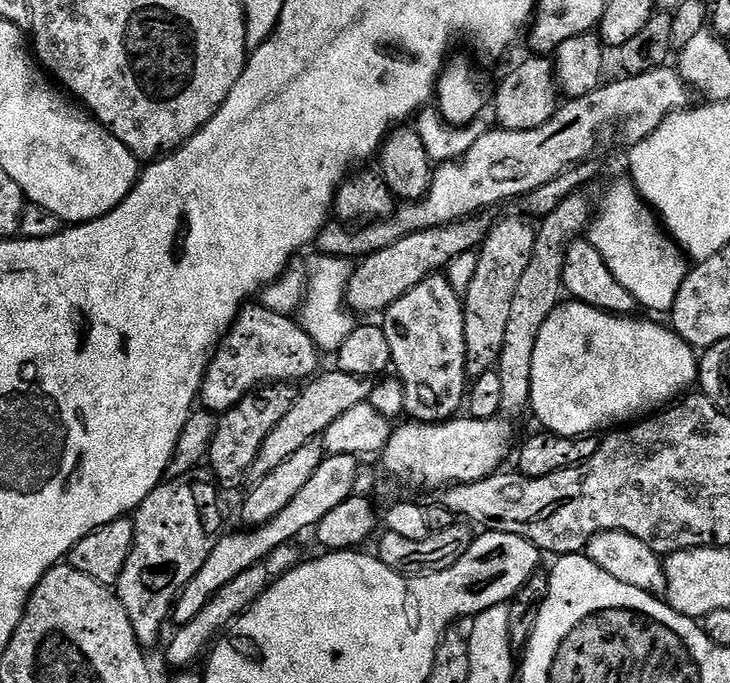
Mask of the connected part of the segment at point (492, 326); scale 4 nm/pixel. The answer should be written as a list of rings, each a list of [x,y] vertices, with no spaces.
[[[504,216],[488,229],[483,244],[475,253],[476,269],[468,282],[468,290],[464,290],[464,325],[466,326],[466,362],[468,375],[475,378],[493,371],[502,354],[502,341],[506,338],[506,325],[510,318],[510,302],[514,302],[514,294],[518,290],[518,282],[522,279],[522,270],[530,266],[530,254],[534,254],[536,228],[531,219],[523,220],[520,216]]]

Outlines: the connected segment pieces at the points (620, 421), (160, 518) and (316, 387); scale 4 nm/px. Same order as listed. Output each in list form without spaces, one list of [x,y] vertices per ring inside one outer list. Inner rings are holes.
[[[564,302],[560,307],[546,318],[542,326],[542,334],[538,334],[538,342],[534,346],[534,366],[530,369],[530,390],[532,402],[530,405],[531,415],[540,419],[541,429],[553,432],[559,436],[591,436],[599,433],[599,428],[612,430],[617,426],[627,425],[629,422],[639,421],[653,414],[659,413],[665,406],[679,401],[689,391],[691,384],[695,385],[698,380],[698,352],[691,344],[687,344],[680,336],[672,331],[671,327],[655,324],[652,320],[636,320],[635,315],[614,316],[611,312],[603,312],[597,308],[591,308],[579,302]]]
[[[197,470],[190,476],[165,479],[140,503],[134,513],[134,546],[130,550],[130,558],[126,558],[126,566],[114,585],[114,591],[122,606],[126,606],[134,634],[140,647],[145,650],[151,650],[159,642],[160,631],[163,630],[164,623],[169,623],[176,597],[180,595],[186,582],[190,582],[190,578],[194,578],[198,570],[202,570],[206,558],[210,558],[214,546],[220,541],[222,529],[219,494],[221,495],[213,477],[207,471]]]
[[[339,370],[331,371],[321,371],[299,389],[294,406],[290,406],[289,412],[282,417],[282,422],[278,422],[278,426],[274,426],[274,430],[270,430],[266,442],[262,442],[262,450],[258,450],[258,458],[254,458],[250,473],[253,481],[259,482],[262,478],[266,478],[266,474],[270,474],[270,470],[282,466],[282,462],[286,462],[286,458],[290,458],[290,454],[294,454],[294,450],[302,450],[302,446],[306,446],[306,442],[320,440],[324,431],[330,426],[330,422],[334,422],[338,418],[342,418],[342,414],[354,410],[354,406],[369,403],[374,385],[371,379],[346,374]]]

